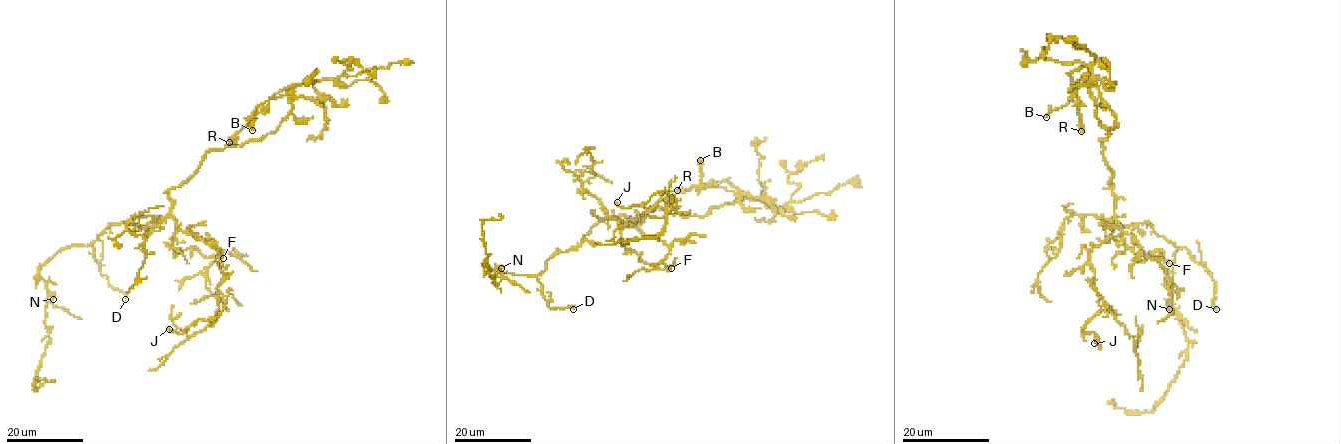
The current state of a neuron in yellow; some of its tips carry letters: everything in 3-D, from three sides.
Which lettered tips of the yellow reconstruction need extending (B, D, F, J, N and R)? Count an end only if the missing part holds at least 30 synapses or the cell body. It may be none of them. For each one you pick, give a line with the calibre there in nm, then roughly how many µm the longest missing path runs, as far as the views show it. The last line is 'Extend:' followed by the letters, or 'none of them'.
F: 280 nm | 50 µm
Extend: F

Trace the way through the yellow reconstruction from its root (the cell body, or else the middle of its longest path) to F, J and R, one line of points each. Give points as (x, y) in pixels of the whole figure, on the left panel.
F: (159, 221), (168, 217), (174, 220), (172, 243), (174, 257), (189, 247), (196, 247), (206, 257), (223, 258)
J: (159, 221), (172, 217), (210, 244), (223, 275), (217, 316), (181, 333), (169, 329)
R: (159, 221), (169, 191), (208, 152), (273, 133), (296, 86), (272, 95), (229, 142)

